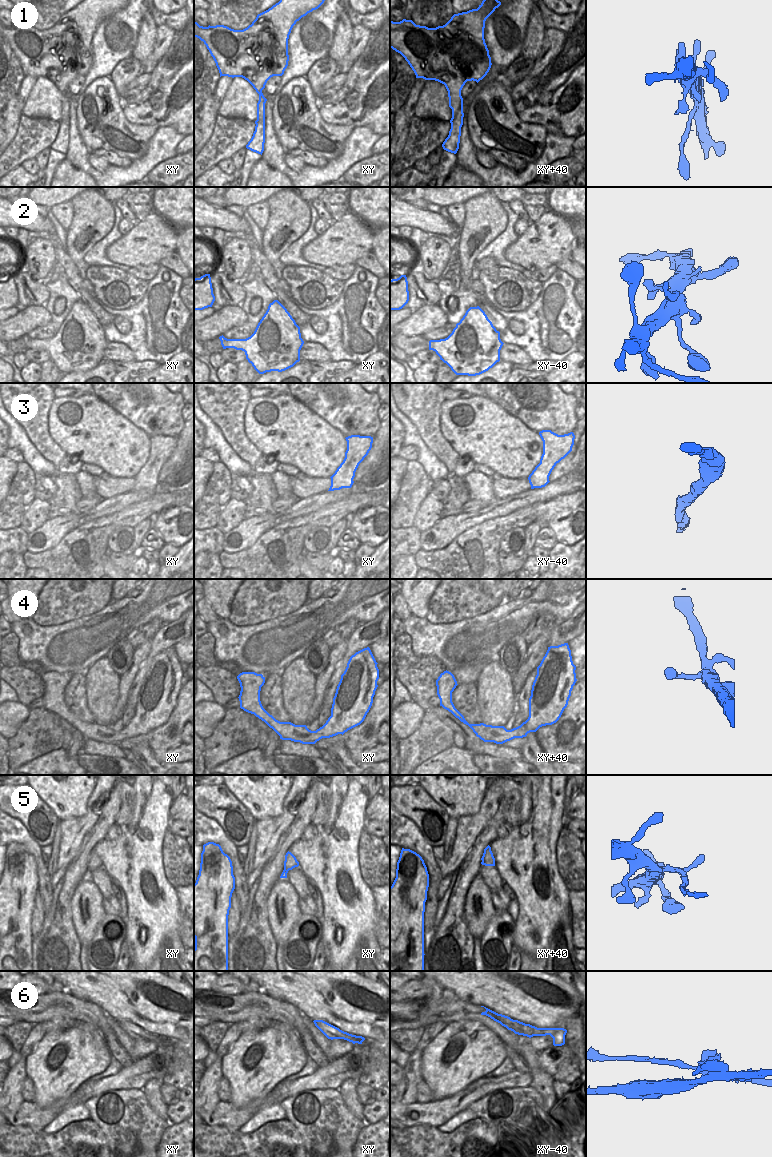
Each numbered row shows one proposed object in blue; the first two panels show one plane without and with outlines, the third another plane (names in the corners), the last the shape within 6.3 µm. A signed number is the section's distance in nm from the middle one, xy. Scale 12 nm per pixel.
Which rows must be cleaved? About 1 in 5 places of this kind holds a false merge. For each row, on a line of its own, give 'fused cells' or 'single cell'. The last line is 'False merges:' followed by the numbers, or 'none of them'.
1: single cell
2: single cell
3: single cell
4: single cell
5: fused cells
6: single cell
False merges: 5

